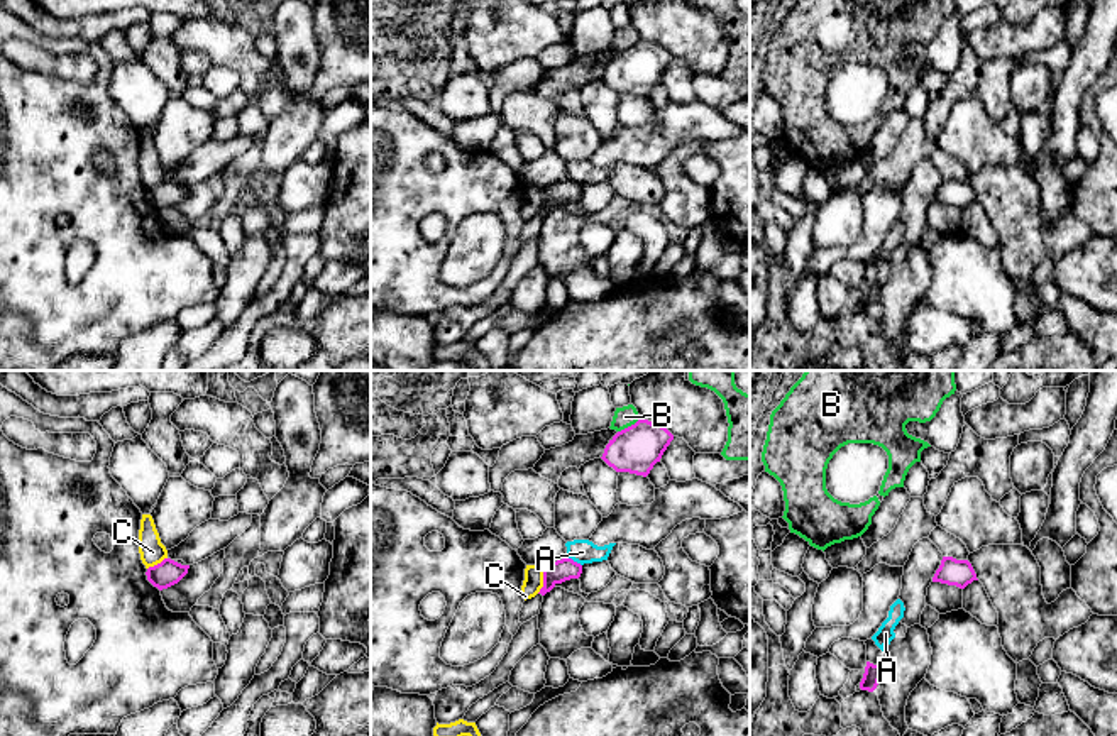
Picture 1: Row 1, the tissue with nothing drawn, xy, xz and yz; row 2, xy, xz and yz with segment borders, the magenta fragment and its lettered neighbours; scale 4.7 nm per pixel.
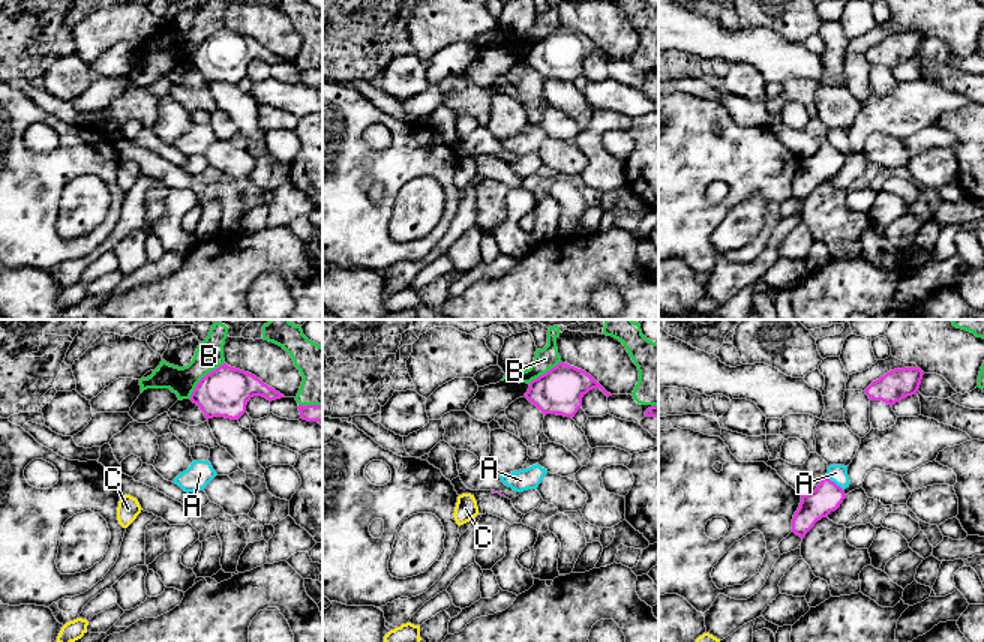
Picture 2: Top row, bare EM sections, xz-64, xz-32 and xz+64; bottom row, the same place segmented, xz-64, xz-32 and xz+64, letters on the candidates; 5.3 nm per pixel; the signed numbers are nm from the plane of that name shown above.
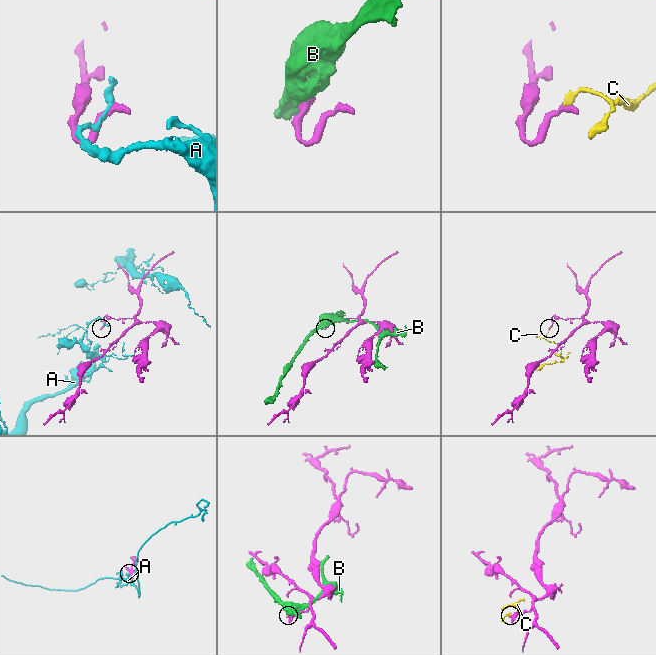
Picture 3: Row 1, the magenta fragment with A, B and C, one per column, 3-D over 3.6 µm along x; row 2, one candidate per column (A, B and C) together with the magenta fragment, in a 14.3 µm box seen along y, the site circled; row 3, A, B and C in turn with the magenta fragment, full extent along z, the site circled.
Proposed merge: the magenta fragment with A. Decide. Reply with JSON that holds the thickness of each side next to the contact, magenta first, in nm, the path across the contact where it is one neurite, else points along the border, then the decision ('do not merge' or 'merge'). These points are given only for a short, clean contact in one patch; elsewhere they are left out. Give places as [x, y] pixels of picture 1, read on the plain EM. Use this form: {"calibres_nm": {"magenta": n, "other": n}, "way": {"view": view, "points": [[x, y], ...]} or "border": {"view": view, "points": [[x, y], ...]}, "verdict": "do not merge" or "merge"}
{"calibres_nm": {"magenta": 110, "other": 110}, "border": {"view": "xz", "points": [[569, 178], [581, 186]]}, "verdict": "do not merge"}

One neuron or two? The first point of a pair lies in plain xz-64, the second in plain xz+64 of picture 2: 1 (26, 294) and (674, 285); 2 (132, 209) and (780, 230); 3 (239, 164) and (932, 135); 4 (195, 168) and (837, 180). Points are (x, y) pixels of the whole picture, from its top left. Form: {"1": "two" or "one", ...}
{"1": "one", "2": "one", "3": "two", "4": "one"}

